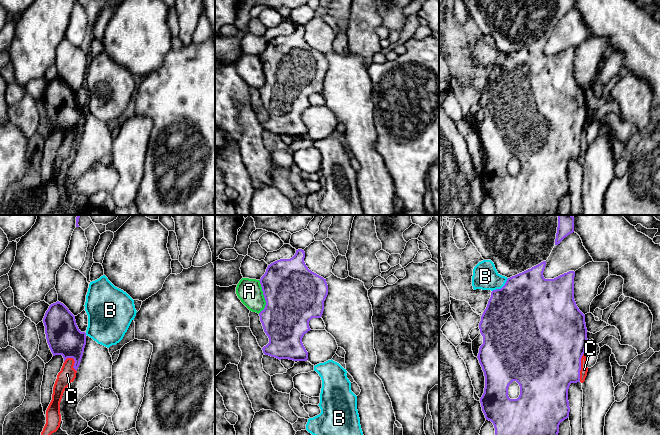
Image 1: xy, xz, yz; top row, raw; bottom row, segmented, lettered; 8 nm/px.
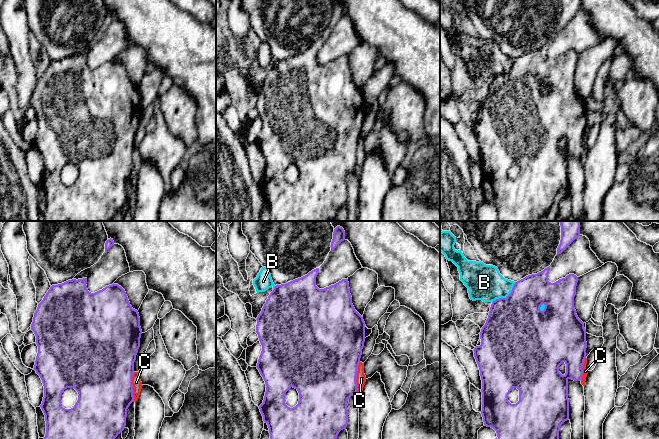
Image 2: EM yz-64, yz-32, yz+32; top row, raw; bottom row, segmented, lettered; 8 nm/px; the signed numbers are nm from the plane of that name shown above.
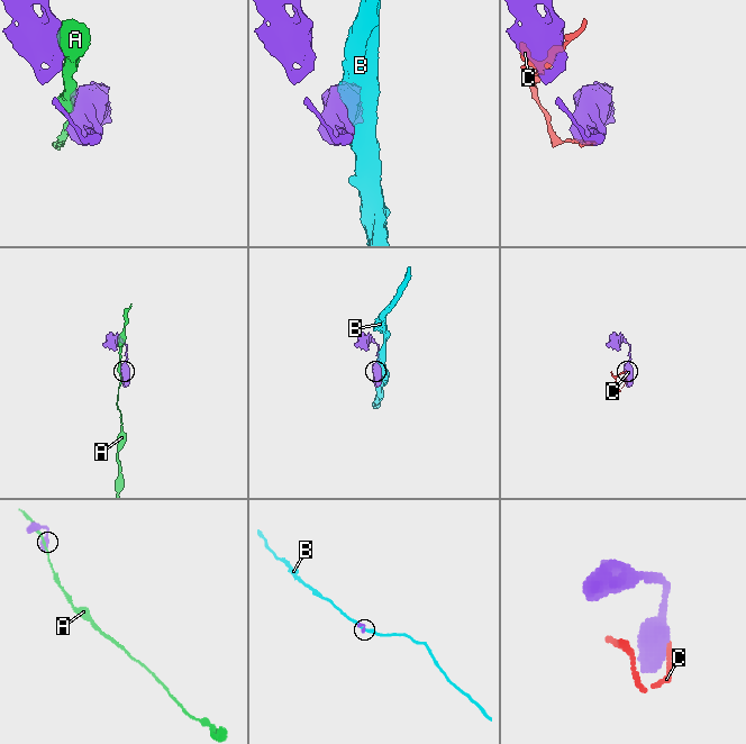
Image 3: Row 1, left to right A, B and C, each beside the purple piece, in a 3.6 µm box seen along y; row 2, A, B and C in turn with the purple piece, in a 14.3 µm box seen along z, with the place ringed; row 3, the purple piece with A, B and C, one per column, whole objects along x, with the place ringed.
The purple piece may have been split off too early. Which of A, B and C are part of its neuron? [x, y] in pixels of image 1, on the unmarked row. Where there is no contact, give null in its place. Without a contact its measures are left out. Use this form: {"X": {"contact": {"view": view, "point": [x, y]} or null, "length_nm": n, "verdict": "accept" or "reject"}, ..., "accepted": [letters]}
{"A": {"contact": {"view": "xz", "point": [264, 73]}, "length_nm": 280, "verdict": "reject"}, "B": {"contact": {"view": "yz", "point": [502, 63]}, "length_nm": 170, "verdict": "reject"}, "C": {"contact": {"view": "yz", "point": [580, 143]}, "length_nm": 240, "verdict": "reject"}, "accepted": []}

